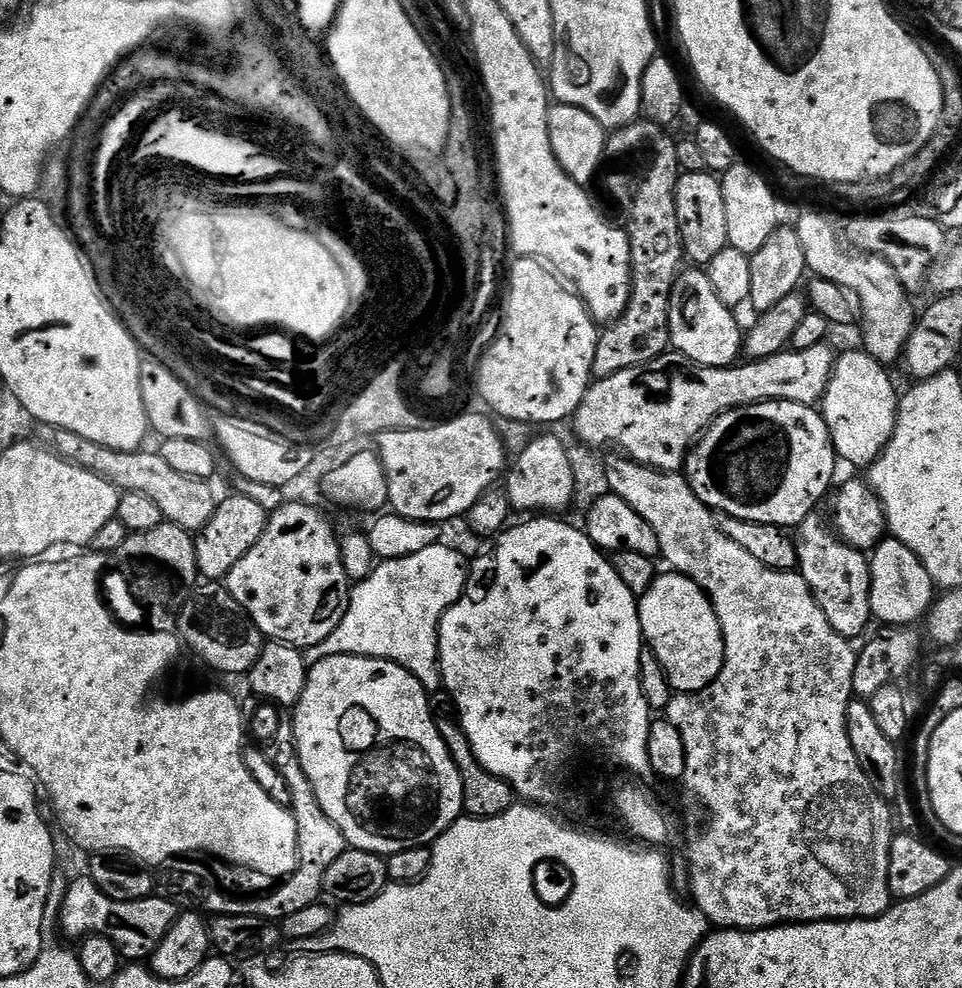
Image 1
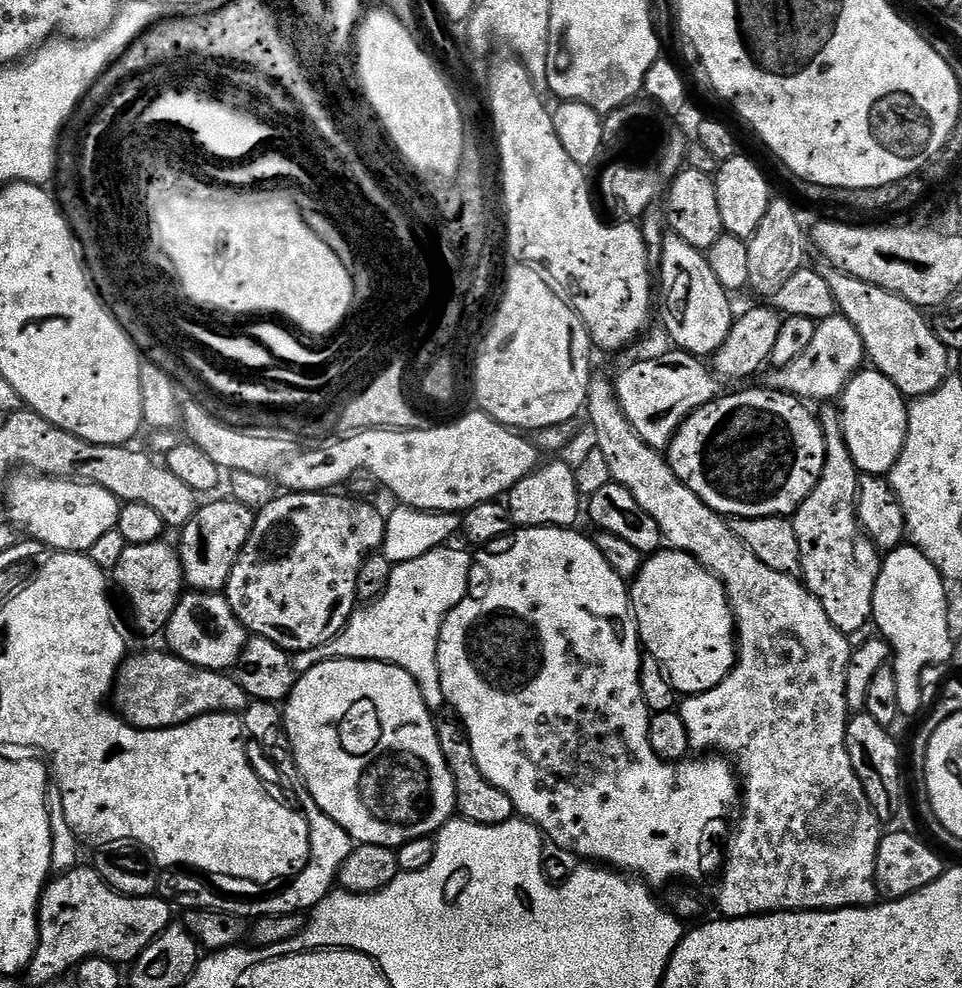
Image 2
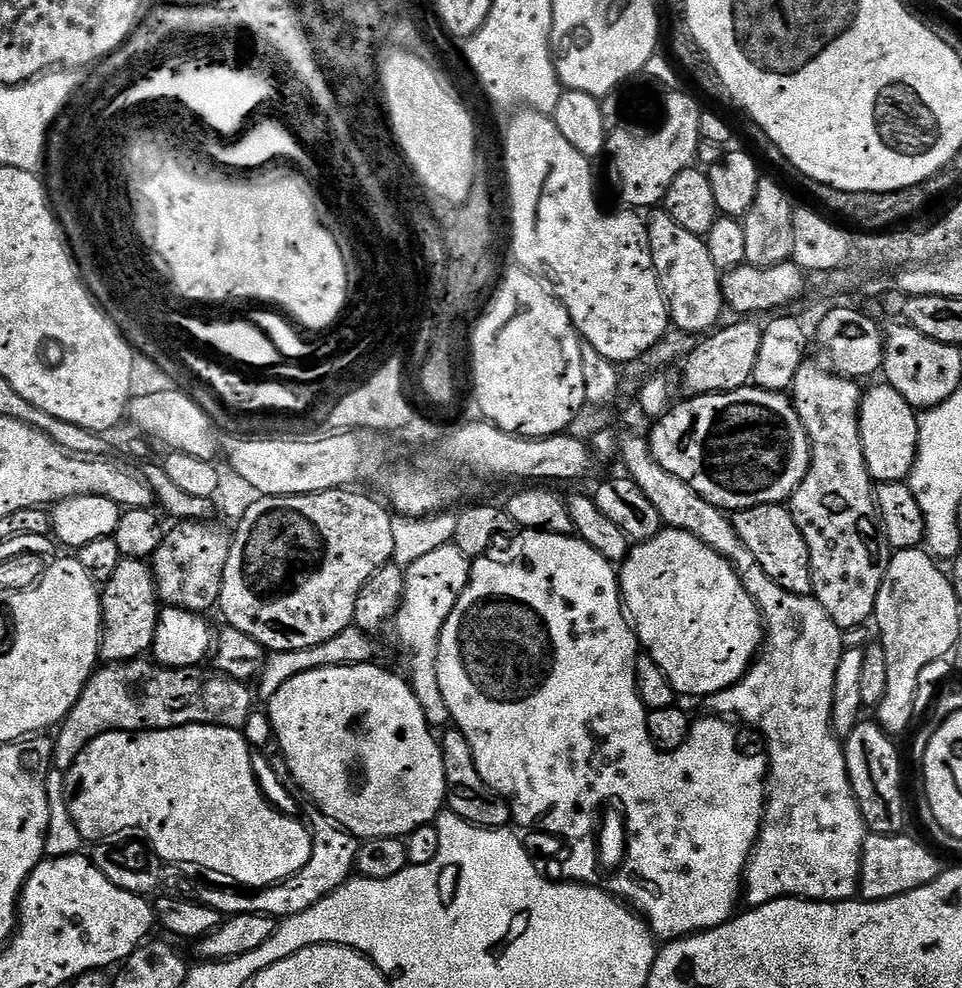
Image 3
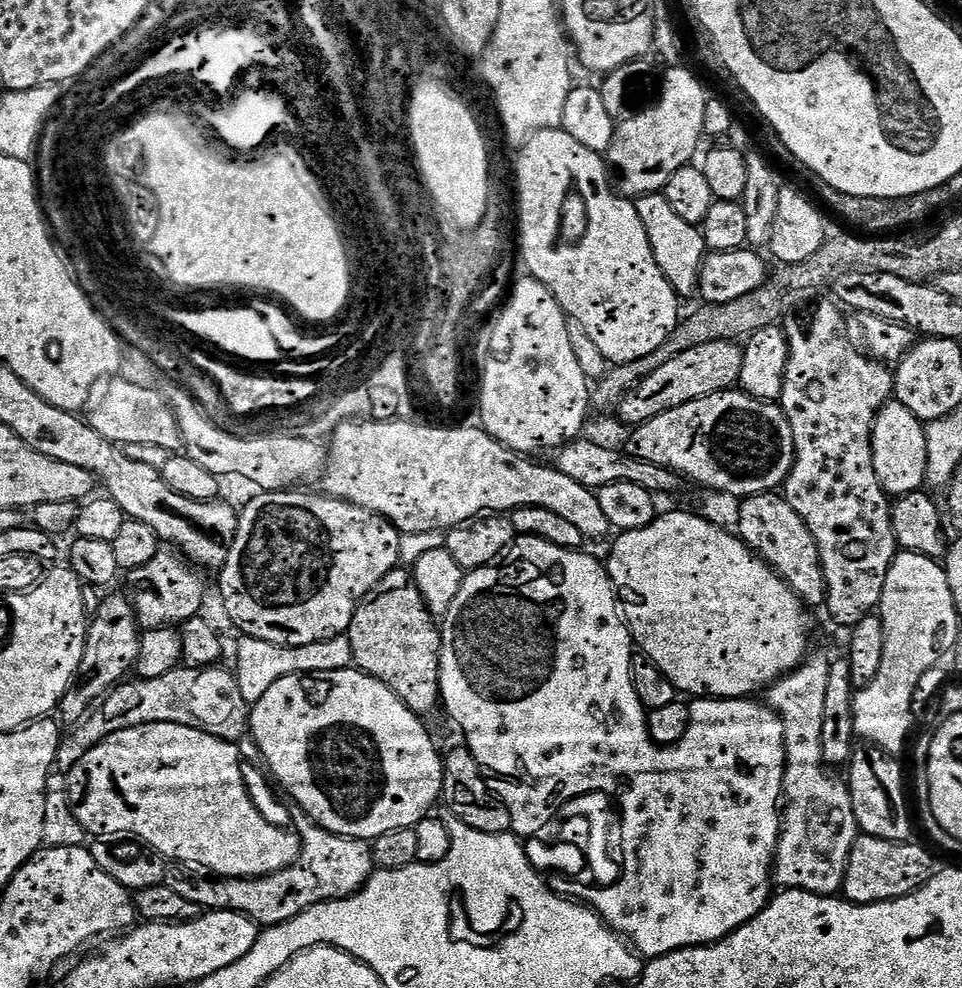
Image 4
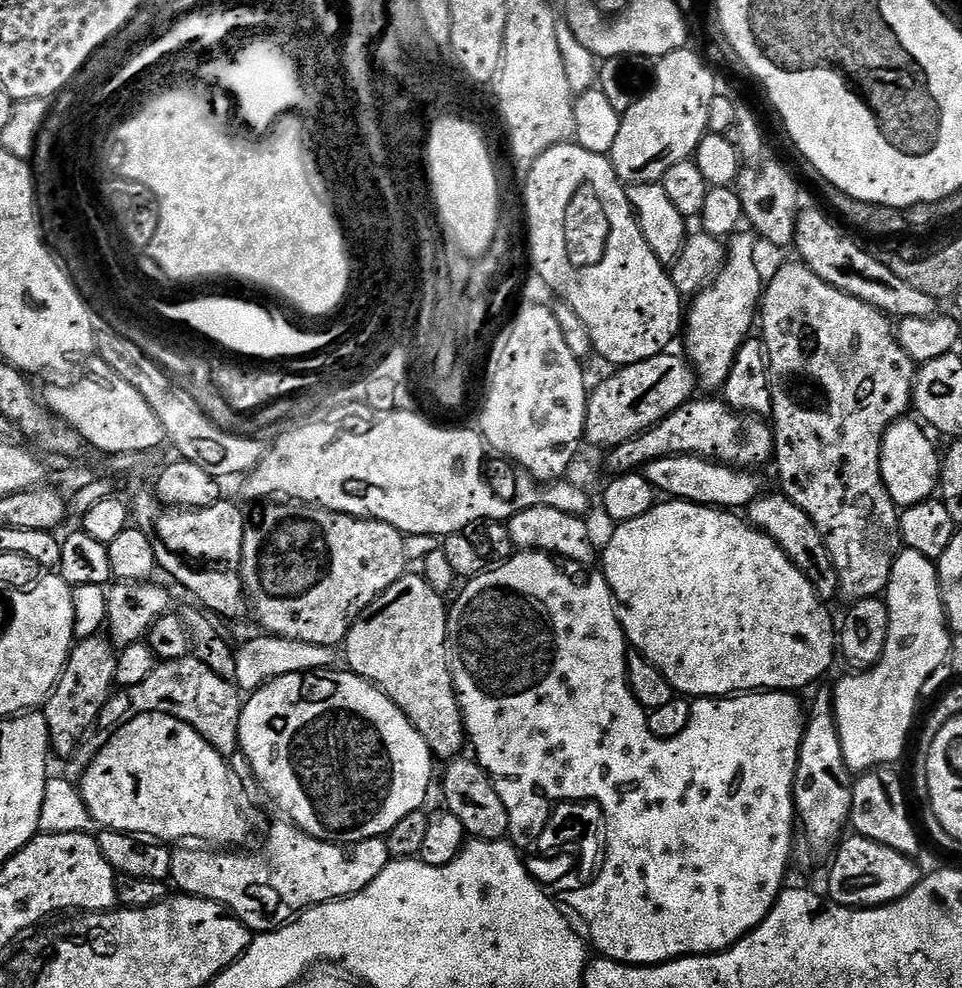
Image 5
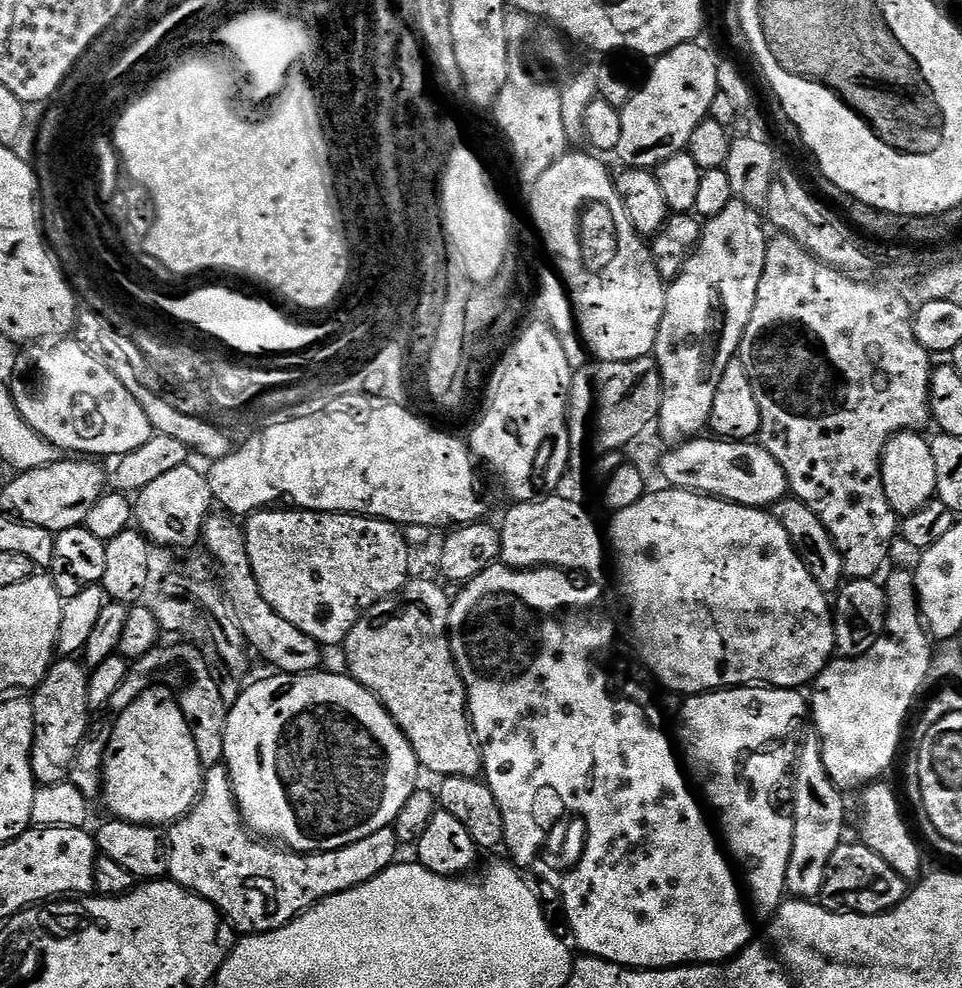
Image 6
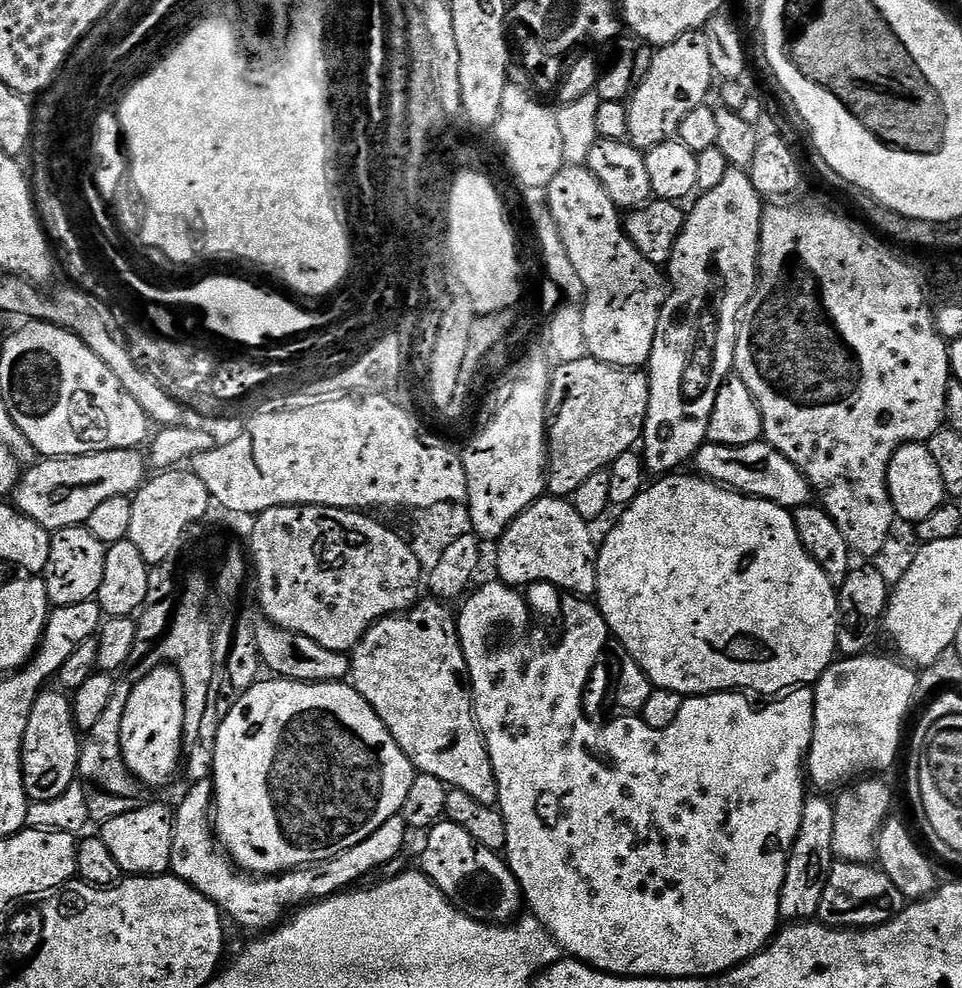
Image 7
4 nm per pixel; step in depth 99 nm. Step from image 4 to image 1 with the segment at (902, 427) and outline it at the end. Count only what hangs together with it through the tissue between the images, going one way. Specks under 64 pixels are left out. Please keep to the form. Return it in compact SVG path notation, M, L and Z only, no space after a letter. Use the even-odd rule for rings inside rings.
M841 351L818 408L822 413L837 457L861 470L880 459L896 425L898 391L888 377L889 369L866 351Z

